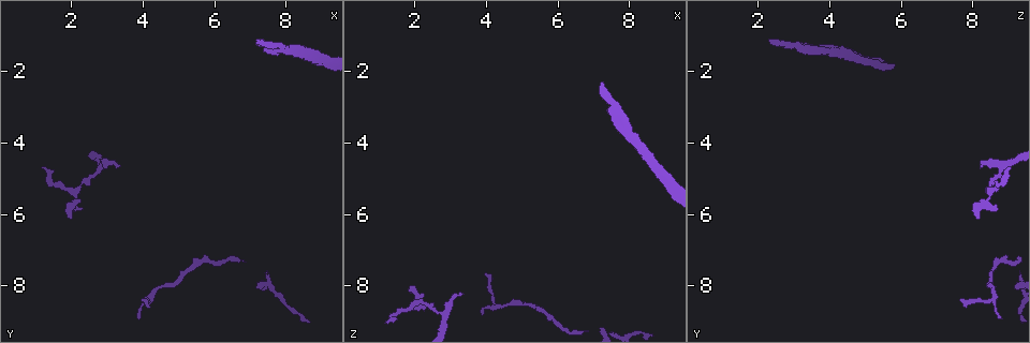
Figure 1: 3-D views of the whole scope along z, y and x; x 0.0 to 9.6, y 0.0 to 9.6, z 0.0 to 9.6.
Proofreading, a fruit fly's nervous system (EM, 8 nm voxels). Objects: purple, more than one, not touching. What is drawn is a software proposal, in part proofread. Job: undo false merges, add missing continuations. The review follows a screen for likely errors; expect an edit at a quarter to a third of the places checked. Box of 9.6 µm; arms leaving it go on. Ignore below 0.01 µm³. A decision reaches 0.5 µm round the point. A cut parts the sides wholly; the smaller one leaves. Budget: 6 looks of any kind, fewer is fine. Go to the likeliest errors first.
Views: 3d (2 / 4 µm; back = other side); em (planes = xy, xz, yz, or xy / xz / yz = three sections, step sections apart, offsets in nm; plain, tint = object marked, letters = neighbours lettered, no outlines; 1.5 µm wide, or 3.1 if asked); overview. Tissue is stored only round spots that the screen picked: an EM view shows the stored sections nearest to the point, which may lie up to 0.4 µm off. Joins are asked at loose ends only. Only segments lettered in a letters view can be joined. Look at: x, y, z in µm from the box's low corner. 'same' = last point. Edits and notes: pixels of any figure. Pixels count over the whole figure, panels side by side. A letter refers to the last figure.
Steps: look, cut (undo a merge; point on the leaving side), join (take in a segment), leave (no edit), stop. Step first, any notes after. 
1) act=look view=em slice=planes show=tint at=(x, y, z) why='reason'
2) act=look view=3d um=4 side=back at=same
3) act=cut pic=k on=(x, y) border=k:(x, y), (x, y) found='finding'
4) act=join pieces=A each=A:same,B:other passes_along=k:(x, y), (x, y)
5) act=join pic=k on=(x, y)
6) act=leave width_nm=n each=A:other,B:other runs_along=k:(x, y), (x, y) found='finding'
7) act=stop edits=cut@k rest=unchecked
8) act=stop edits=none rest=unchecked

act=look view=em slice=planes show=letters at=(7.25, 1.10, 2.35)

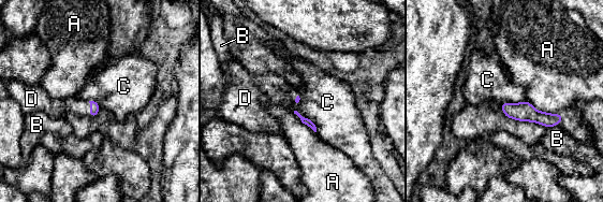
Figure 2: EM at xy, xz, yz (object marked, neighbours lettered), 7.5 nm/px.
act=join pieces=D longest_contact=A:300nm each=A:other,B:other,C:other,D:same passes_along=2:(94, 107), (90, 109), (57, 107) found='the neuron continues'

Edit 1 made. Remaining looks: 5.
act=look view=overview why='see it whole again'

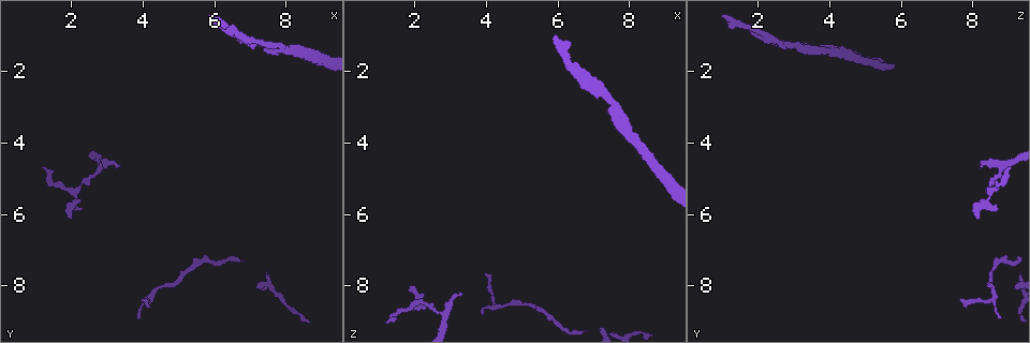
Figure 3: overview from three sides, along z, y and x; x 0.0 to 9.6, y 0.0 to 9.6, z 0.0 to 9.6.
act=look view=em slice=planes show=tint at=(3.30, 4.65, 8.20) why='branch stops here'

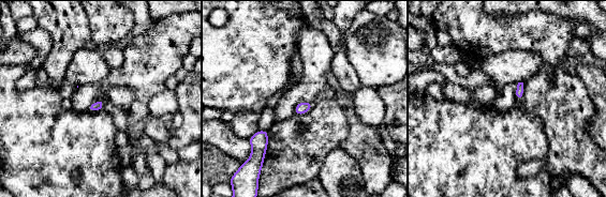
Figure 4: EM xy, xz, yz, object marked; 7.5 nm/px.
act=look view=em slice=planes show=letters at=same

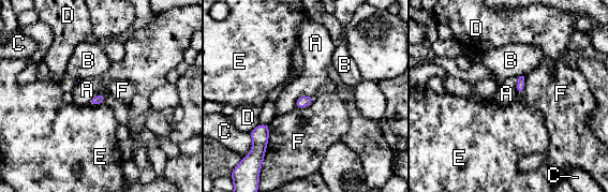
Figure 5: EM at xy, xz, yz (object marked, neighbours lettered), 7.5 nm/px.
act=leave each=A:other,B:other,C:other,D:other,E:other,F:other border=5:(312, 96), (300, 96), (295, 107) found='no lettered segment goes on from it'

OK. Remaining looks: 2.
act=look view=3d um=2 at=(1.15, 4.65, 9.00) why='an open end'

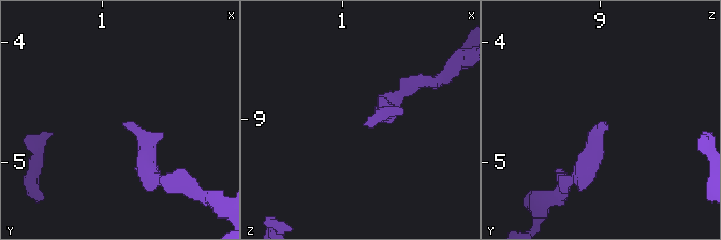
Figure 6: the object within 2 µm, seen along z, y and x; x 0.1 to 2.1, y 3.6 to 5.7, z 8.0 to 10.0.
act=look view=em slice=planes show=letters at=(1.16, 4.68, 9.06)

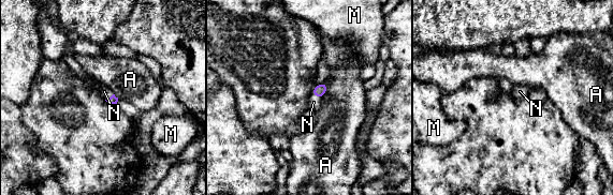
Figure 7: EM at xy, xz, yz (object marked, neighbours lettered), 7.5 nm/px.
act=join pieces=N each=A:other,M:other,N:same found='it goes on there'

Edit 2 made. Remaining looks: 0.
act=stop edits=join@2,join@7 rest=unchecked

